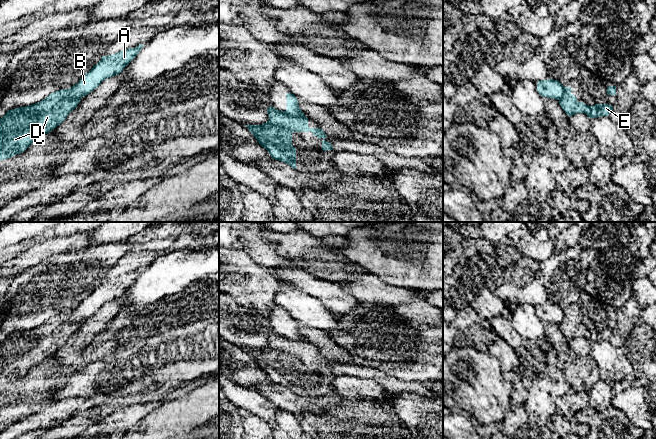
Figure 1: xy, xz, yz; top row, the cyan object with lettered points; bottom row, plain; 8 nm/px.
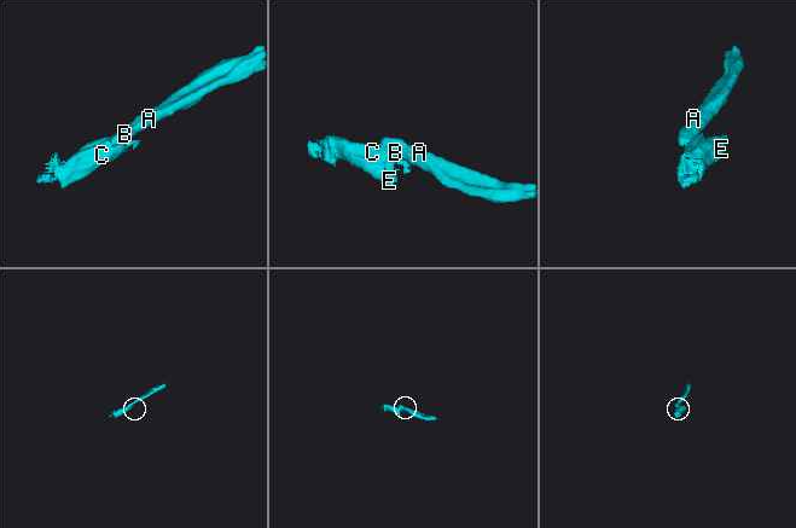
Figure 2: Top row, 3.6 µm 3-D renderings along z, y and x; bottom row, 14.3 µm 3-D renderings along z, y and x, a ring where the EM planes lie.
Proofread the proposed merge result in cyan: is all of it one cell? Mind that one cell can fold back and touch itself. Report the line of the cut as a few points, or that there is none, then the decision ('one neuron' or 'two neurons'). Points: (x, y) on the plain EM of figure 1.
xz (283, 335), (303, 340) | two neurons

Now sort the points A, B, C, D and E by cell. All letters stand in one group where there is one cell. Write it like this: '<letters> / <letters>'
A B / C D E

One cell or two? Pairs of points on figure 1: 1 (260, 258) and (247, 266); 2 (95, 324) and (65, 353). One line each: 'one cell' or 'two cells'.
1: two cells
2: one cell

